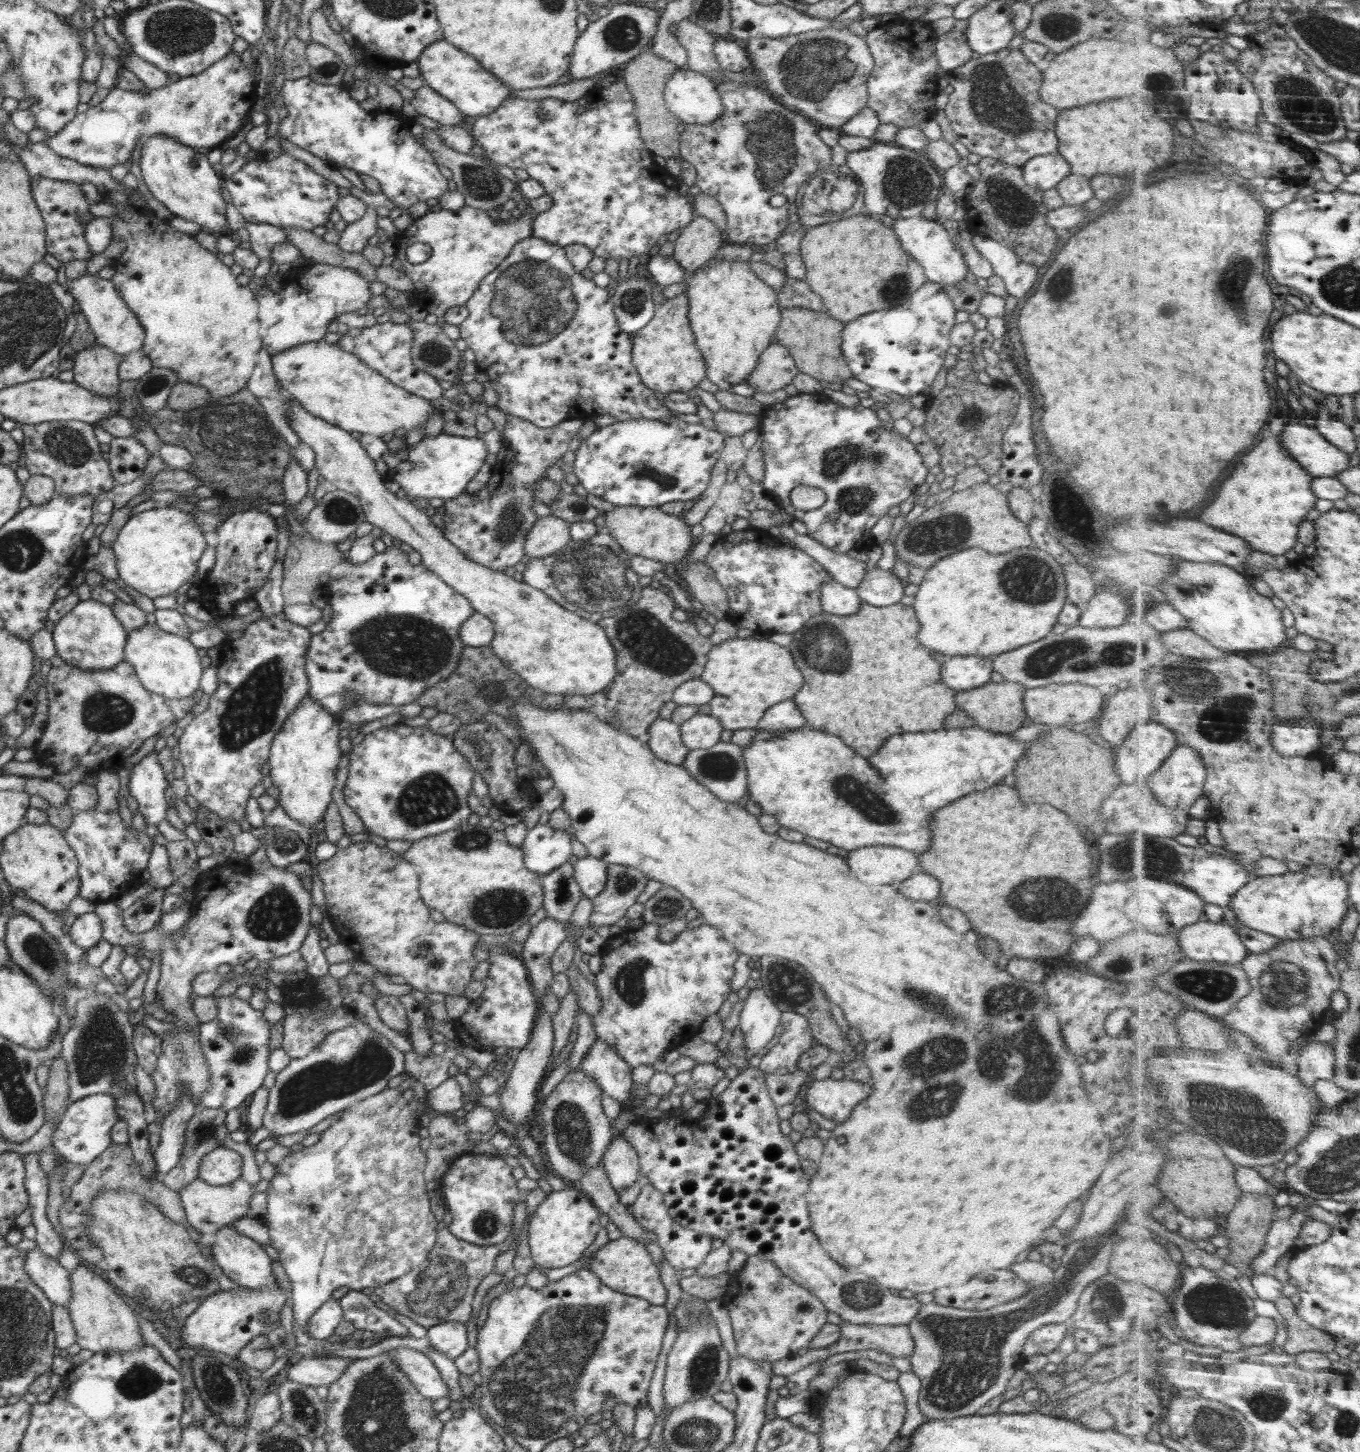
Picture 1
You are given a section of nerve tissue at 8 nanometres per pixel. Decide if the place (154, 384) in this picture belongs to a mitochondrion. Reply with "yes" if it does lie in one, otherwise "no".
yes

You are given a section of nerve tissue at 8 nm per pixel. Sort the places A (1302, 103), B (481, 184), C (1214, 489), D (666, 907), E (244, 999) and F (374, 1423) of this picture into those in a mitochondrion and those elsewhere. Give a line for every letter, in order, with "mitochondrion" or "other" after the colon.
A: mitochondrion
B: mitochondrion
C: other
D: mitochondrion
E: other
F: mitochondrion

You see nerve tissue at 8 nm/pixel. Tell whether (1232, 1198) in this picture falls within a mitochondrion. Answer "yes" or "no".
no

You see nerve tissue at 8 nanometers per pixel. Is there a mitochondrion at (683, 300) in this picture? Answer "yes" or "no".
no

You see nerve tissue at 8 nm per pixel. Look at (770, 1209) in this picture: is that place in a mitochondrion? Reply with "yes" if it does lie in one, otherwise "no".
no

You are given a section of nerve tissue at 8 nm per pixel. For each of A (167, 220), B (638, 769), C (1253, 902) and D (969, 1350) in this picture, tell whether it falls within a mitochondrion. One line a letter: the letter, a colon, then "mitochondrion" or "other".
A: other
B: other
C: other
D: mitochondrion

